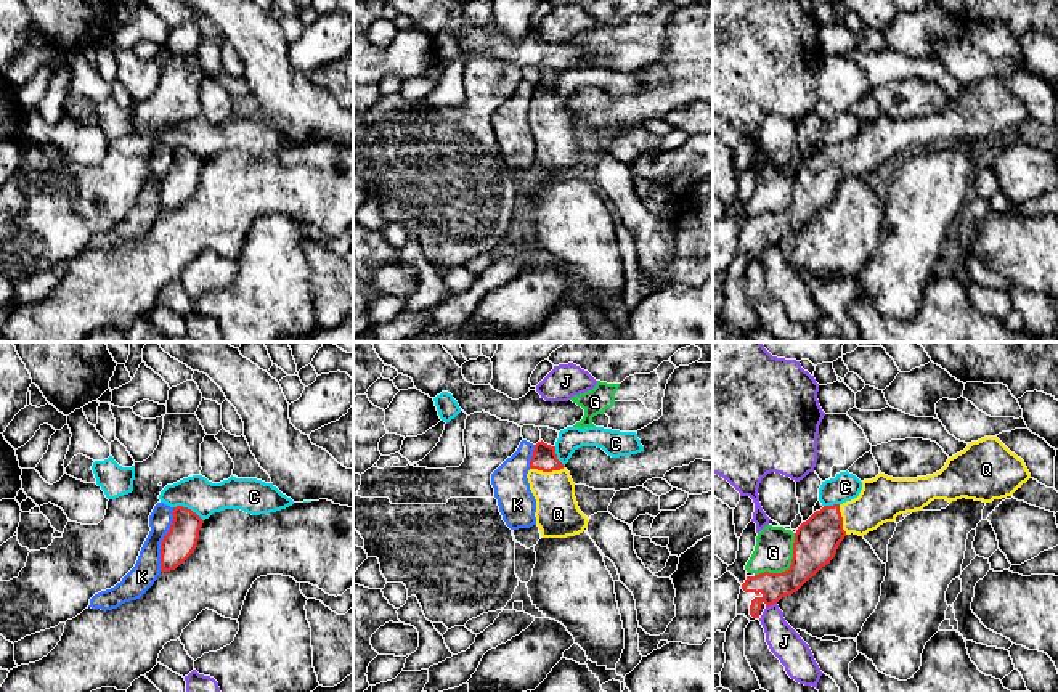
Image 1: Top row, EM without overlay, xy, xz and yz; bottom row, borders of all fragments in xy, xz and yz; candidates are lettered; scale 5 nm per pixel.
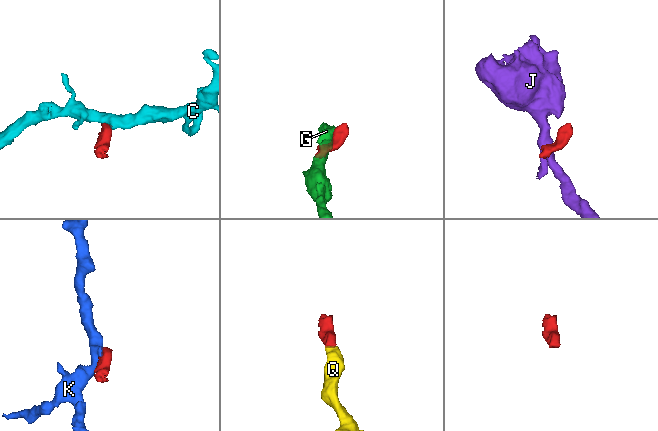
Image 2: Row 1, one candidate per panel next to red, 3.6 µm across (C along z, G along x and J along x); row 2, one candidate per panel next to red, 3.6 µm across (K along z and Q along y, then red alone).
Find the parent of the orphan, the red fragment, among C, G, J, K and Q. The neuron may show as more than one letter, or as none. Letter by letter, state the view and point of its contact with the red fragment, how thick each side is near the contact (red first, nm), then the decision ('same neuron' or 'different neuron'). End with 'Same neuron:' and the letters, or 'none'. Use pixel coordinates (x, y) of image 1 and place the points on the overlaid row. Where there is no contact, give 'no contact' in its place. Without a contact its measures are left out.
C: meets red in xy at (187, 508); 160 nm thick on the red side, 170 nm on the other; different neuron
G: meets red in yz at (790, 567); 220 nm thick on the red side, 190 nm on the other; different neuron
J: meets red in yz at (771, 604); 140 nm thick on the red side, 160 nm on the other; different neuron
K: meets red in xy at (162, 540); 160 nm thick on the red side, 140 nm on the other; different neuron
Q: meets red in xz at (546, 471); 120 nm thick on the red side, 220 nm on the other; same neuron
Same neuron: Q

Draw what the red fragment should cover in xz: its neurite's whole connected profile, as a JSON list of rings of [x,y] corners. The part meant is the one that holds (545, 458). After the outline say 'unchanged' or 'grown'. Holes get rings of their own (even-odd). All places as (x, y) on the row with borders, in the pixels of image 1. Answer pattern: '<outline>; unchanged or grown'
[[[543,440],[535,445],[527,474],[536,499],[536,525],[543,538],[567,538],[588,528],[588,517],[580,511],[570,472],[557,459],[555,446]]]; grown

